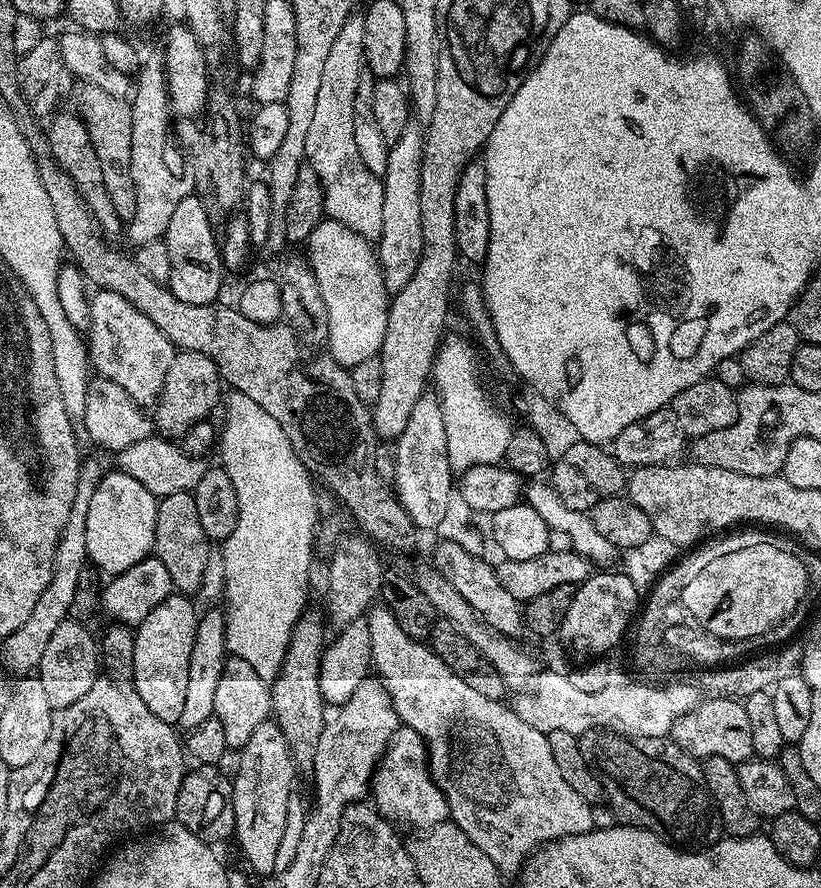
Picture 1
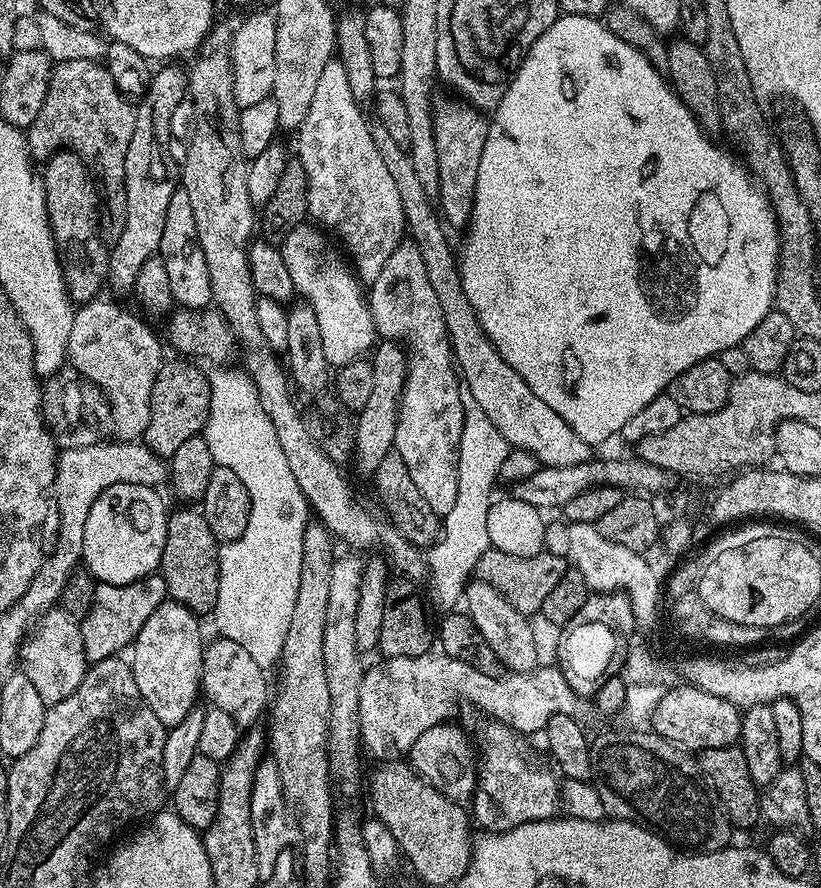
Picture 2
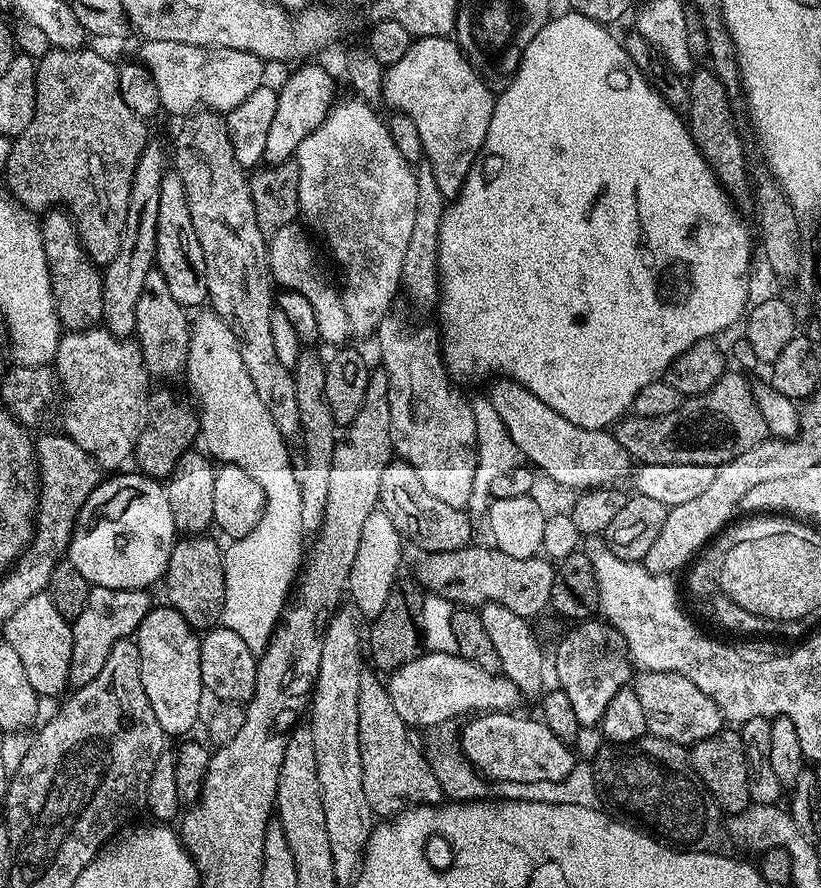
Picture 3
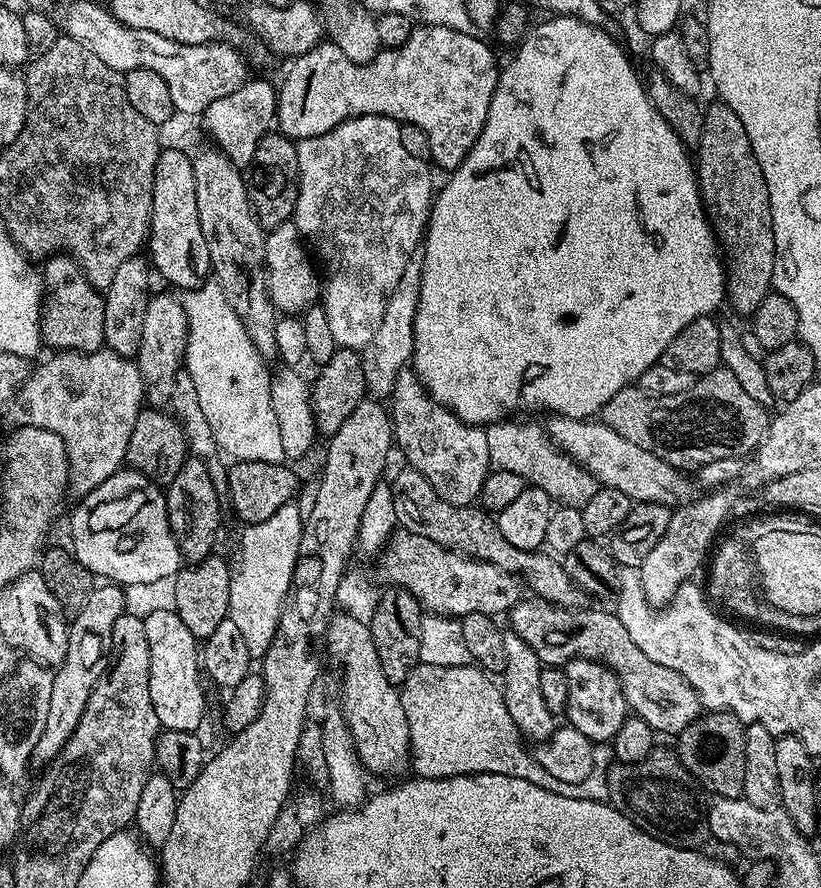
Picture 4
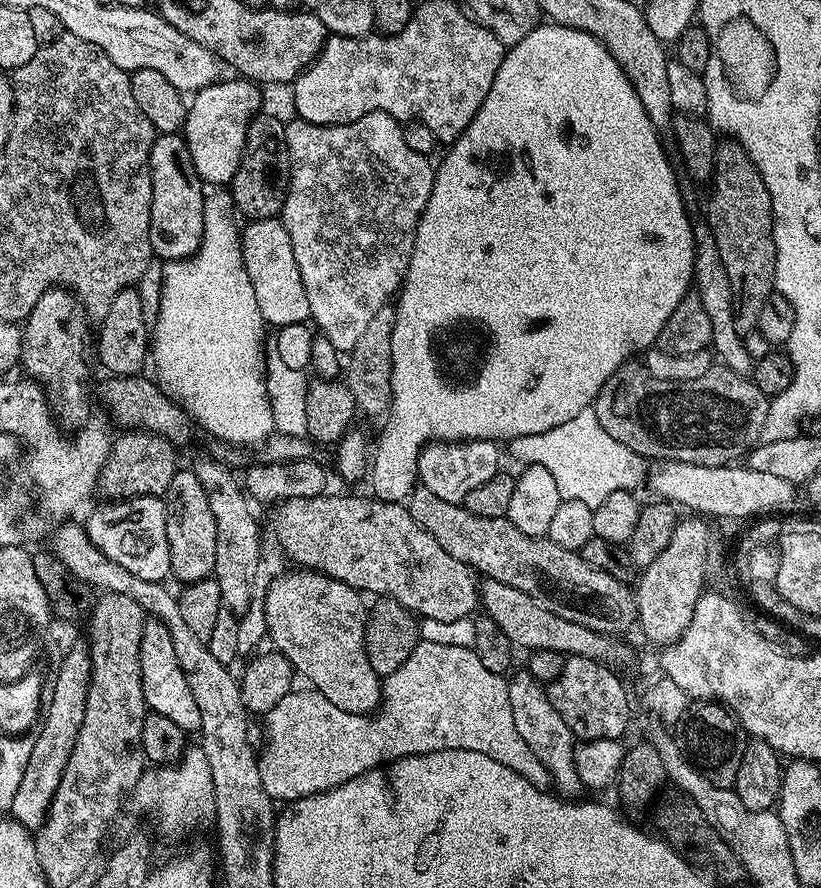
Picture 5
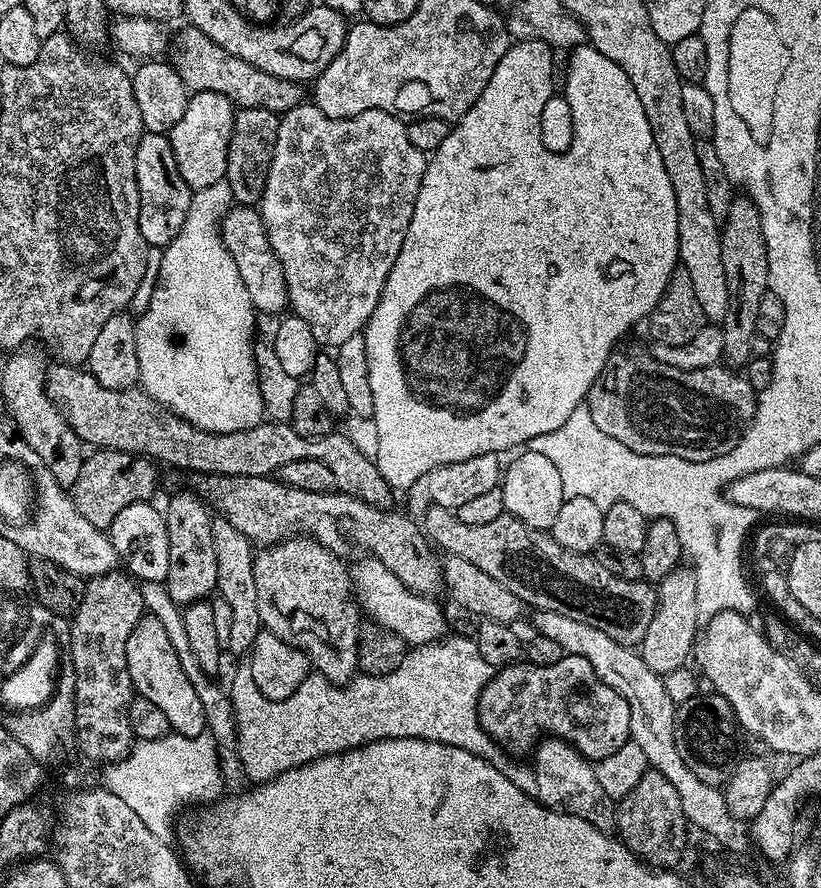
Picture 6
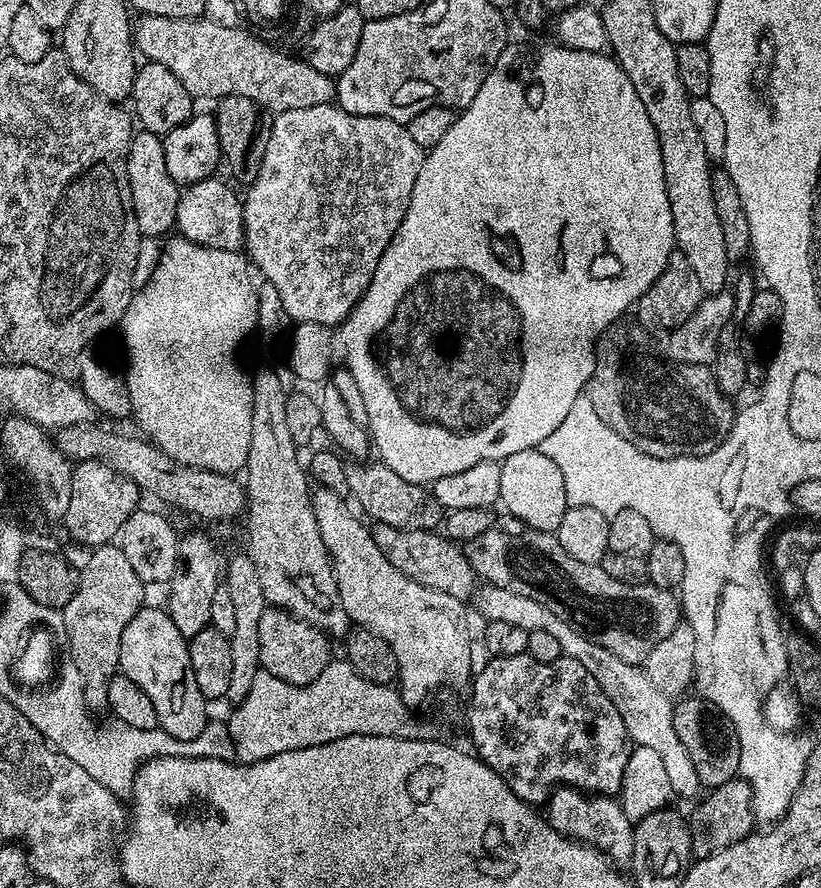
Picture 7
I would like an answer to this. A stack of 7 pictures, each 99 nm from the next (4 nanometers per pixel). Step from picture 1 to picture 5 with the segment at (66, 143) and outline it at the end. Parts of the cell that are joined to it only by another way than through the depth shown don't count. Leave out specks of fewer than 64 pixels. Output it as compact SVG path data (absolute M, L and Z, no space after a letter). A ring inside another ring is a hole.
M67 288L46 290L34 302L34 310L30 310L22 324L19 367L25 368L28 371L25 373L43 387L55 419L61 425L79 425L88 412L84 383L88 380L88 352L90 356L94 344L94 332L88 329L88 324L90 317L84 305Z

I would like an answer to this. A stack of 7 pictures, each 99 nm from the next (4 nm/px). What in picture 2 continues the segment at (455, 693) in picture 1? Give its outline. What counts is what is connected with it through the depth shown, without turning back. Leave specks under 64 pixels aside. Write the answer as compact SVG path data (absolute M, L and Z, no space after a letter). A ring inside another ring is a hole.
M488 722L485 725L480 732L480 744L478 740L478 791L474 796L474 800L480 803L481 822L484 826L517 828L526 822L553 819L562 808L557 777L552 777L542 765L535 764L528 757L528 744L524 741L527 739L521 733L499 722Z

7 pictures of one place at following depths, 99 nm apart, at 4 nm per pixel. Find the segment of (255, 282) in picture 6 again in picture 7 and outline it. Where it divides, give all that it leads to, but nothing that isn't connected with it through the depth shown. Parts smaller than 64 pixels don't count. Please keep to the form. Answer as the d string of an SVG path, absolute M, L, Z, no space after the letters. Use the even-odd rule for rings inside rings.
M216 179L194 182L181 191L174 228L190 242L234 252L244 242L244 202L230 185Z

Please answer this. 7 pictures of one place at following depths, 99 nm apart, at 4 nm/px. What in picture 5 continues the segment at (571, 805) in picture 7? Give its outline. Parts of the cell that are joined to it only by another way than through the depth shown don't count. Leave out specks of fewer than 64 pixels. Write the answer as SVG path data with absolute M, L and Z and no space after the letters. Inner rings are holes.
M526 670L515 672L513 671L507 677L507 682L508 693L510 694L510 710L514 714L514 726L517 728L518 734L522 734L526 746L530 746L530 750L534 750L534 754L538 754L538 762L542 762L542 766L546 766L552 779L551 787L561 797L579 797L576 795L579 792L583 793L585 787L578 778L578 770L574 762L578 743L576 737L573 736L570 726L566 726L566 722L562 722L562 714L558 714L558 710L554 710L548 697L547 687L535 680Z

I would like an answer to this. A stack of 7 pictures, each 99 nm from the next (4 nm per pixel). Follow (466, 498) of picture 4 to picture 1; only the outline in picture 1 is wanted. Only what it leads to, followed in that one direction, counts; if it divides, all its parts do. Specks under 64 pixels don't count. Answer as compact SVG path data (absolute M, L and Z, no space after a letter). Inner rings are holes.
M410 122L398 138L388 149L388 165L382 177L384 185L384 201L382 202L382 231L378 241L378 255L380 268L384 271L384 284L389 293L400 292L410 278L414 278L414 272L418 270L418 262L424 256L424 239L422 238L422 214L420 213L420 159L424 156L425 137L419 123ZM425 394L418 398L406 430L394 441L394 463L394 495L406 514L410 514L417 529L439 529L446 510L454 503L454 473L446 450L446 422L442 418L439 395Z

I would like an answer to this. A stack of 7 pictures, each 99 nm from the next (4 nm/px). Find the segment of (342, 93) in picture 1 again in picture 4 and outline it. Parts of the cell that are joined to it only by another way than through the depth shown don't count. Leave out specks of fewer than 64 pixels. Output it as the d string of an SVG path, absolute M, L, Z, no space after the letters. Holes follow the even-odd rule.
M356 116L345 124L338 125L321 136L306 138L296 144L298 154L298 170L300 171L300 189L298 190L298 202L294 223L300 231L301 237L320 255L324 263L322 268L322 306L326 310L326 319L330 322L330 330L334 334L334 342L340 348L363 350L374 338L378 325L382 322L382 314L386 314L386 302L390 294L394 294L394 286L398 286L398 278L402 278L402 270L406 270L406 262L410 262L410 254L414 254L416 248L421 247L425 231L428 227L428 214L434 199L434 187L432 188L432 172L428 160L414 158L402 146L402 130L400 121L391 120L385 116Z

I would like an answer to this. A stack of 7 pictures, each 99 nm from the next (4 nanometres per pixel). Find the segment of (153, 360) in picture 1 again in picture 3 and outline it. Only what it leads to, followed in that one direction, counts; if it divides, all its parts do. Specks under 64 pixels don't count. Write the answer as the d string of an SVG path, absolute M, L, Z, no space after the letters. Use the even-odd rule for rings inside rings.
M103 326L68 330L61 335L60 350L54 361L58 369L58 384L62 389L60 420L64 423L63 435L69 436L86 454L96 459L104 470L116 470L119 464L129 463L136 450L136 439L140 437L150 395L150 377L139 343L135 339L115 336Z

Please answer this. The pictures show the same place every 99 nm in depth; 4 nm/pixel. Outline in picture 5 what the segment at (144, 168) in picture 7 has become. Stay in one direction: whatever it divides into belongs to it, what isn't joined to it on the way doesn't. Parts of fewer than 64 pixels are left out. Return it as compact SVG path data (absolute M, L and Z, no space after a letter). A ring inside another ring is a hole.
M166 132L157 135L150 150L150 246L161 261L186 260L193 256L204 233L204 198L206 185L200 179L183 135Z

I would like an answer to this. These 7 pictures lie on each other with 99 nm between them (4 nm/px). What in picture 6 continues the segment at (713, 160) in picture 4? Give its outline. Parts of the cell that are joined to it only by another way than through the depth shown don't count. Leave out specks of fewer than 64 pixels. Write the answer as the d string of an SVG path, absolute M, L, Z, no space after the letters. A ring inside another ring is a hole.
M747 198L733 199L730 214L720 230L722 242L722 270L726 270L726 286L730 289L730 310L722 322L724 329L723 363L733 370L747 365L754 355L752 339L757 339L756 319L758 305L768 291L768 251L766 238L762 234L762 218L758 206Z

